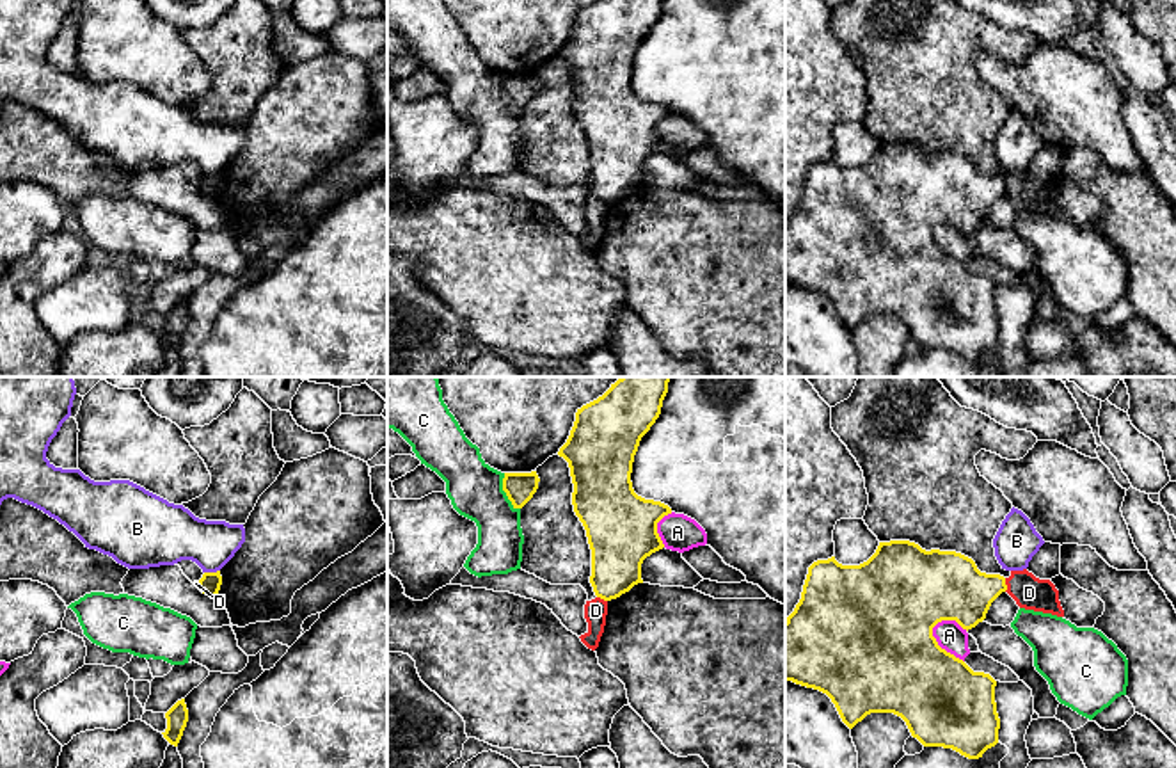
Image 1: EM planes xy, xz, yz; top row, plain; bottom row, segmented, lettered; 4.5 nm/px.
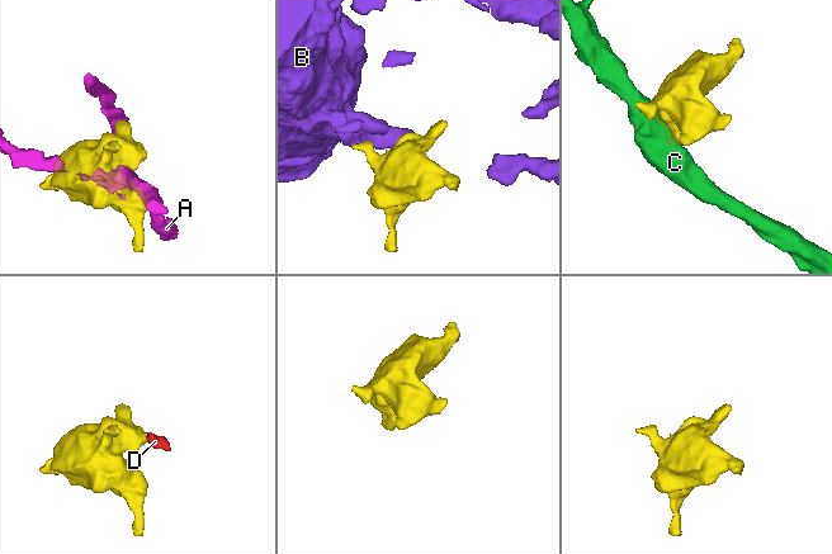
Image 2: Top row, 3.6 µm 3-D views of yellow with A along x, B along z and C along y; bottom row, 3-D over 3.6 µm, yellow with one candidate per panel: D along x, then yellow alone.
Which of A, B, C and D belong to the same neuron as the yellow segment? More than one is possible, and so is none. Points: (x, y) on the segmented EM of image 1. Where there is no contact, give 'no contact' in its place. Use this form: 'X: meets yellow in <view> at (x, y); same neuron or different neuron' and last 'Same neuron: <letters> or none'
A: meets yellow in yz at (938, 646); different neuron
B: meets yellow in xy at (212, 573); different neuron
C: meets yellow in xz at (505, 491); different neuron
D: meets yellow in yz at (1006, 585); different neuron
Same neuron: none

